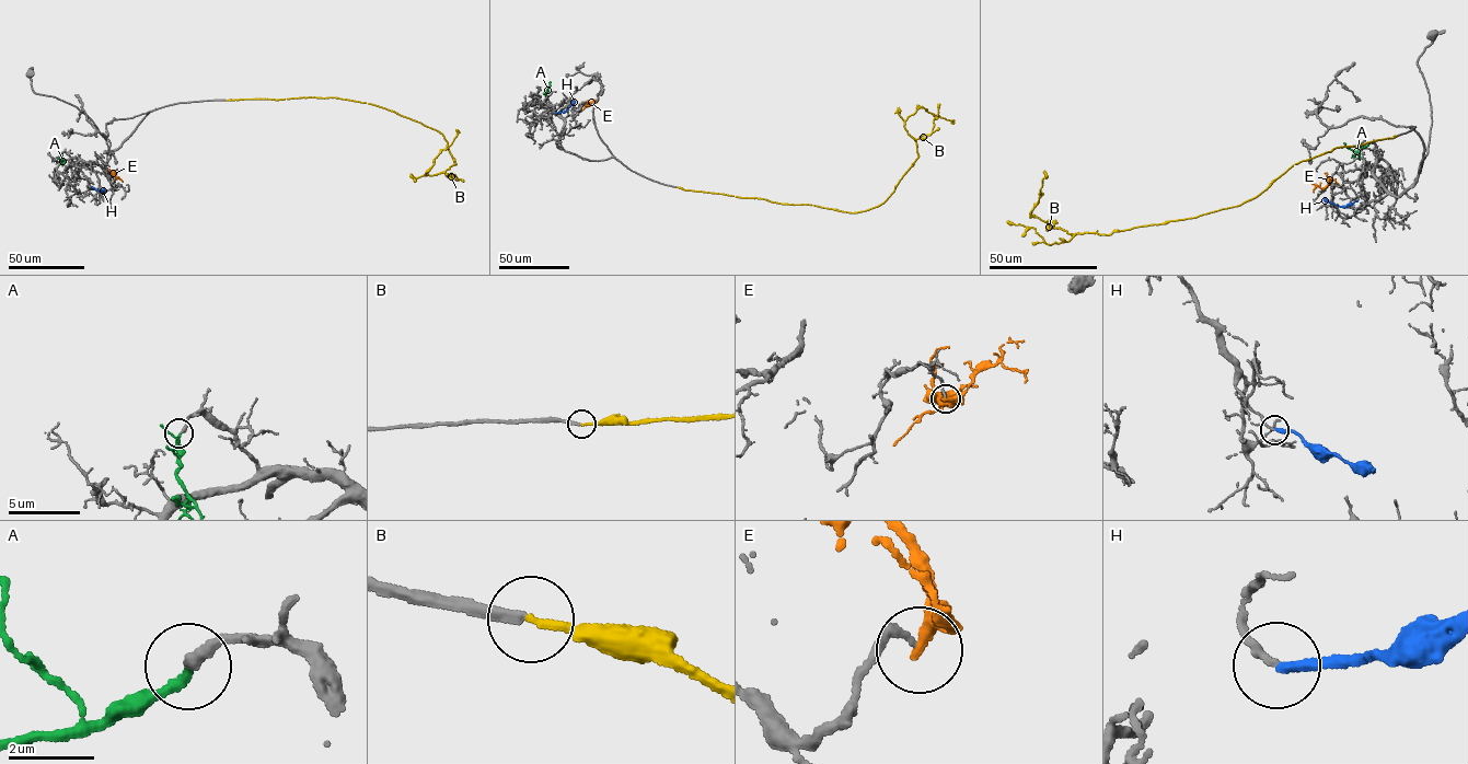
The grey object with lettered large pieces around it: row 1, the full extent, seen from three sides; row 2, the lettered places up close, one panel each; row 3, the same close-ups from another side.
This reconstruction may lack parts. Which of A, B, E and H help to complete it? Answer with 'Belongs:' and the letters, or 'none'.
Belongs: A, B

